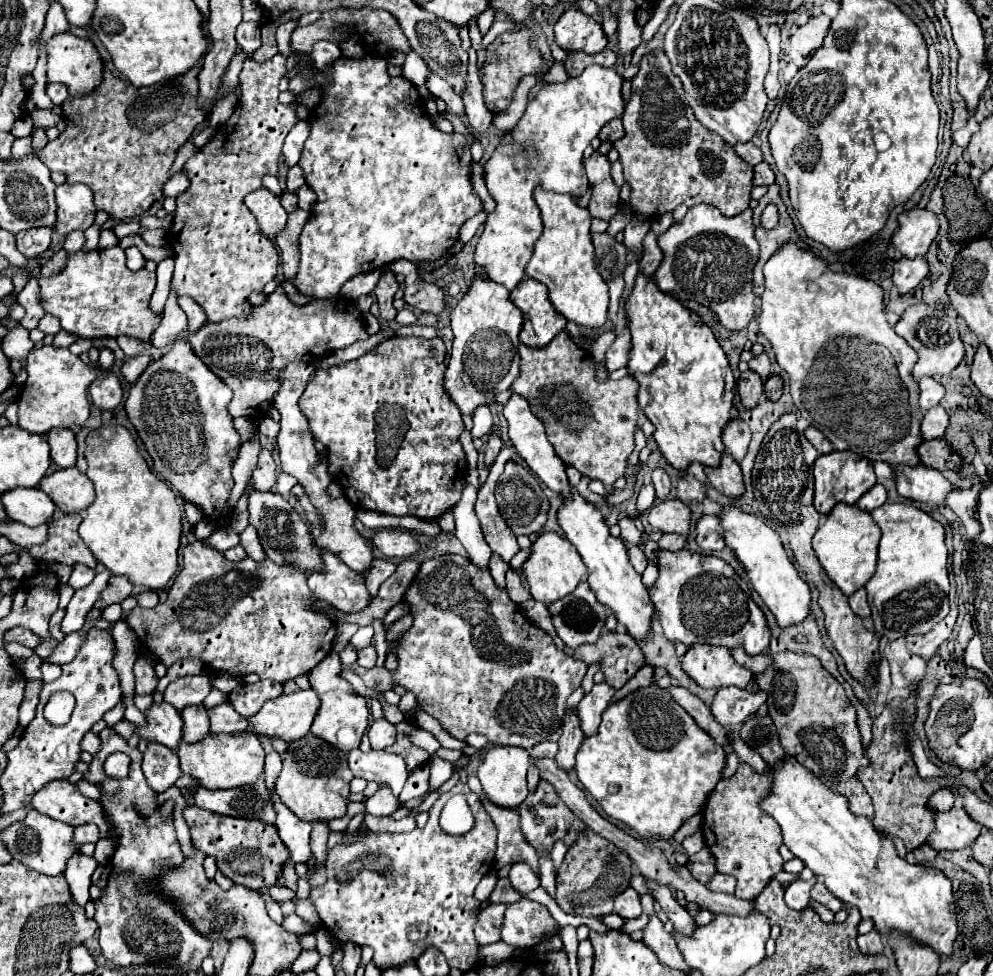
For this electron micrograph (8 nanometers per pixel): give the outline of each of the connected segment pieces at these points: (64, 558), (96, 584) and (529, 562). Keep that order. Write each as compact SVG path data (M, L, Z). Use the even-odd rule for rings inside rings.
M68 515L60 517L58 521L52 521L48 527L48 541L40 547L32 547L30 555L44 561L58 561L66 565L84 563L96 567L92 551L88 551L88 547L78 535L80 519L82 515Z
M110 571L98 573L88 587L82 587L80 591L74 593L72 601L70 601L68 607L66 607L66 617L64 617L64 621L62 621L62 631L64 631L64 633L78 631L78 629L84 625L86 613L92 609L94 601L98 599L98 595L100 595L100 593L104 591L104 587L108 585L108 579L110 579Z
M542 533L532 543L530 555L520 567L520 573L528 581L532 597L544 605L550 605L576 589L576 585L586 577L586 567L568 539L562 539L558 533Z

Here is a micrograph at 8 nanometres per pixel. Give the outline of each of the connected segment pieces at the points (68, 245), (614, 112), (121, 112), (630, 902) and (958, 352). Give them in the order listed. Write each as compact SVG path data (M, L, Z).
M72 231L72 235L68 235L66 241L64 241L64 251L76 253L76 251L82 249L82 245L84 245L84 233L82 231Z
M590 65L580 77L542 87L528 103L518 125L502 139L492 157L484 163L486 187L496 201L494 213L484 225L476 247L476 263L484 265L488 277L508 291L524 279L524 267L532 257L536 239L542 235L542 219L532 191L538 183L554 193L584 195L588 179L582 167L584 149L598 131L612 119L622 117L624 101L620 97L622 77L616 69Z
M202 61L198 63L198 67L194 67L192 71L188 71L186 75L182 75L180 79L174 79L174 81L164 81L164 83L158 83L158 85L152 85L152 87L132 87L128 85L126 81L122 81L118 75L114 75L110 69L104 67L104 79L102 79L102 85L98 87L98 91L90 93L88 97L68 97L62 105L62 111L64 111L64 119L66 119L66 129L58 135L58 139L50 141L42 151L40 151L40 161L44 161L52 171L60 171L66 175L66 181L68 183L84 183L92 189L94 193L94 207L96 211L106 211L108 217L116 219L116 221L124 221L124 219L132 219L132 217L140 217L144 215L154 201L162 199L162 185L168 181L168 171L170 171L170 165L174 163L174 157L176 157L176 151L180 145L186 143L186 139L190 137L192 129L206 117L204 111L200 111L200 107L196 105L196 93L198 93L198 71L202 67Z
M628 887L624 893L620 893L614 899L614 911L620 917L628 917L628 919L640 917L640 913L642 913L642 909L640 909L640 895L632 887Z
M918 303L914 307L908 307L900 321L894 325L894 331L904 337L908 341L910 347L914 347L914 351L918 353L918 363L912 369L914 379L922 379L924 375L948 375L952 373L958 363L964 357L964 345L958 337L958 327L956 321L952 317L948 317L944 311L938 311L926 303Z

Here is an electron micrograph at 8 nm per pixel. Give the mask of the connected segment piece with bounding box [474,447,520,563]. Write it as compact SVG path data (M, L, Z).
M504 447L500 451L498 459L490 467L490 475L488 475L486 483L478 489L478 499L476 499L476 507L474 507L474 511L476 511L478 519L480 519L486 543L490 545L490 549L494 553L498 553L502 557L504 563L510 563L510 559L520 551L520 547L516 543L516 537L512 535L512 531L504 523L504 519L502 519L502 515L498 511L498 505L496 505L496 499L494 499L496 481L502 475L504 463L506 463L506 459L510 459L510 455L512 453L509 448Z

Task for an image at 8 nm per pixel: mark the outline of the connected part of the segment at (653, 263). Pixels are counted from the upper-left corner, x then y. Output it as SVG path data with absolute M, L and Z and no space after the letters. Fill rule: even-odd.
M648 231L648 235L644 237L644 257L640 261L640 273L646 277L652 277L660 261L662 261L662 251L656 243L656 233Z

